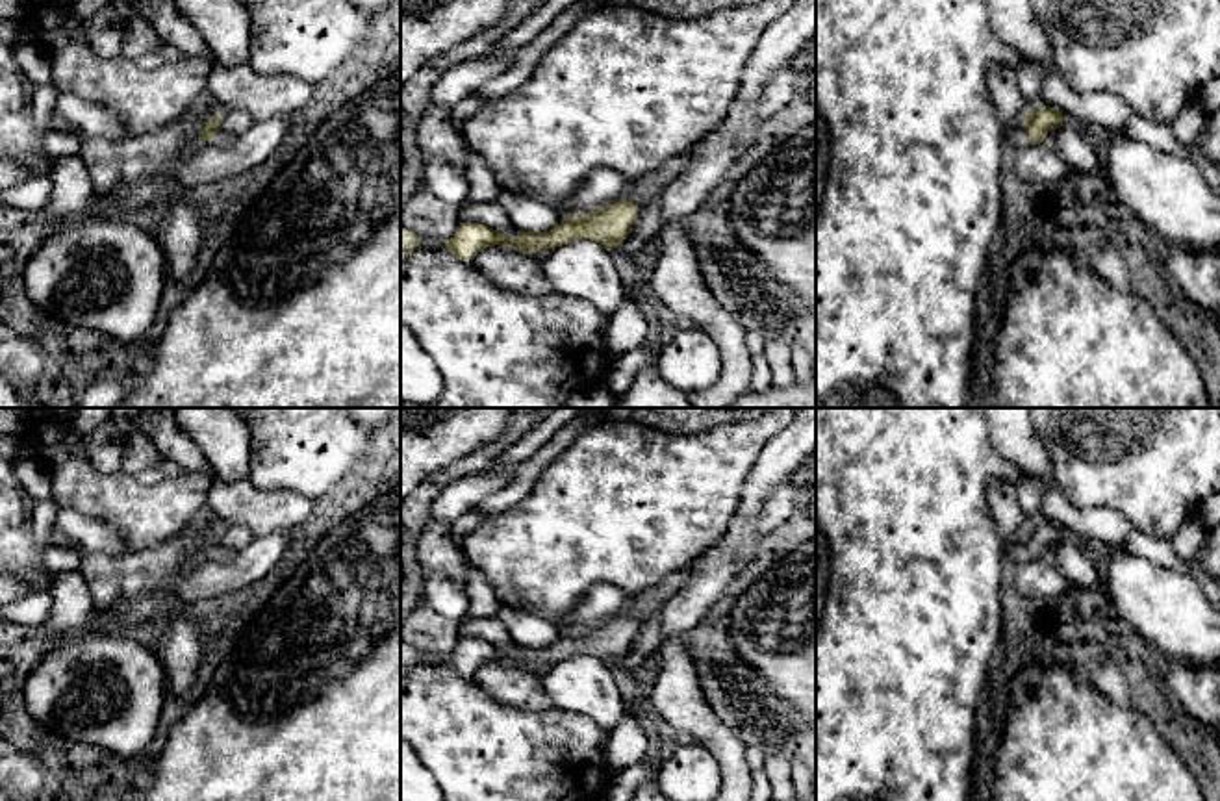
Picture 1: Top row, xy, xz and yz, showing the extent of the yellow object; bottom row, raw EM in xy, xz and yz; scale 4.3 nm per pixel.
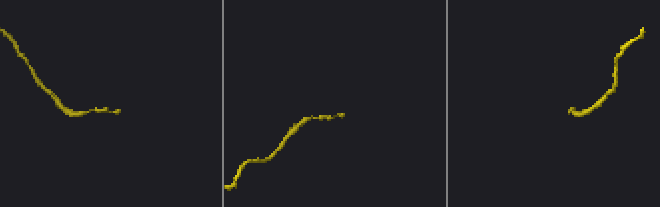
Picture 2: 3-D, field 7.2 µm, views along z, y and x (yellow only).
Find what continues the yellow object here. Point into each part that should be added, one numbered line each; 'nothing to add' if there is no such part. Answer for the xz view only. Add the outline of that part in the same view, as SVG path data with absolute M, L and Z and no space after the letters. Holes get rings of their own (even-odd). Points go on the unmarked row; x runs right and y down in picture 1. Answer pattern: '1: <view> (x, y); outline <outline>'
1: xz (644, 603); outline M692 562L690 566L669 573L656 586L638 593L636 597L630 599L625 614L634 621L642 623L645 616L649 616L654 608L662 608L669 597L673 597L690 582L695 567L697 562Z

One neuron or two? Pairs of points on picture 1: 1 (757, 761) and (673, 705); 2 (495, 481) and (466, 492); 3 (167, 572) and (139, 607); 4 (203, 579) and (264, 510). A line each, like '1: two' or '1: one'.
1: two
2: one
3: two
4: two

